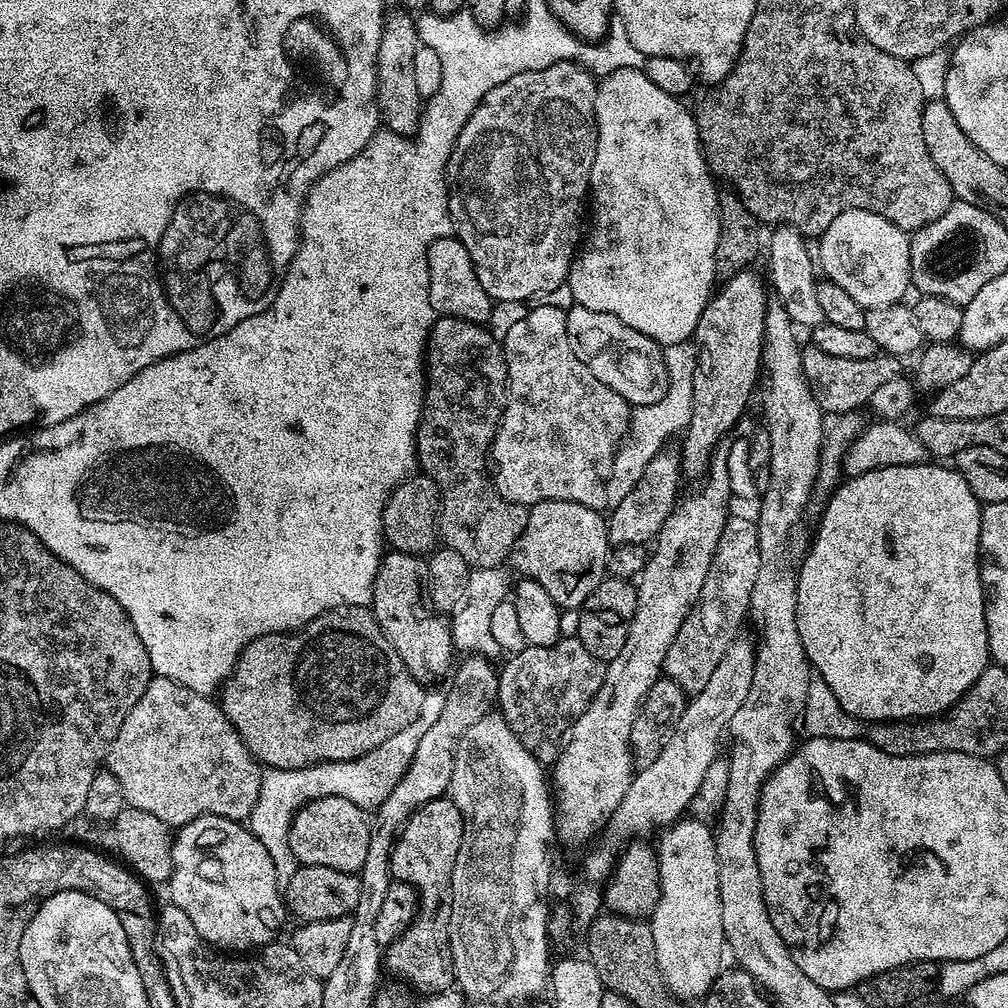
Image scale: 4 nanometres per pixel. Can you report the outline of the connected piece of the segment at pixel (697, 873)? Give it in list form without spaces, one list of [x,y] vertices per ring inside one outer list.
[[[680,818],[663,829],[660,841],[654,844],[658,870],[660,871],[660,900],[652,911],[650,923],[654,934],[654,954],[658,958],[658,970],[677,1000],[703,1001],[712,989],[712,983],[722,971],[720,955],[725,955],[722,930],[722,898],[718,898],[718,854],[713,829],[703,820]]]

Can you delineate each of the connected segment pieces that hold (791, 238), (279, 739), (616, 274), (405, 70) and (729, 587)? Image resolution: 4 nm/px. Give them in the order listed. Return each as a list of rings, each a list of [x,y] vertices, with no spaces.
[[[782,224],[771,229],[772,237],[766,240],[766,256],[768,252],[768,276],[770,288],[776,291],[775,299],[786,310],[786,314],[792,320],[797,329],[811,330],[824,323],[824,315],[818,303],[818,290],[816,289],[818,278],[811,269],[810,257],[807,254],[806,237],[797,228],[792,228],[788,224]]]
[[[347,604],[341,608],[331,608],[318,618],[314,618],[305,624],[303,628],[295,632],[271,632],[265,636],[254,638],[254,642],[247,644],[234,666],[232,675],[219,689],[218,703],[221,710],[230,718],[234,730],[238,730],[240,741],[248,747],[249,752],[260,761],[264,768],[308,768],[312,764],[325,764],[325,762],[342,762],[343,760],[356,760],[365,756],[370,750],[382,746],[386,738],[394,738],[398,730],[406,730],[410,722],[421,719],[424,716],[426,703],[426,688],[420,684],[406,670],[406,662],[398,658],[398,650],[390,646],[386,634],[378,626],[378,622],[372,617],[371,607],[362,604]]]
[[[623,68],[603,77],[596,85],[594,98],[594,114],[596,115],[596,149],[594,162],[588,175],[590,193],[590,216],[592,212],[592,229],[587,229],[586,239],[572,261],[566,283],[572,291],[573,301],[590,310],[601,311],[620,318],[626,326],[648,335],[660,346],[683,344],[693,339],[698,318],[702,318],[702,310],[712,299],[714,285],[717,283],[716,251],[718,250],[718,234],[720,233],[720,198],[718,184],[708,163],[704,161],[704,151],[700,148],[700,139],[696,129],[696,117],[691,111],[683,108],[677,97],[666,94],[666,90],[658,90],[654,82],[644,73],[643,68]]]
[[[389,11],[384,17],[384,29],[376,55],[376,102],[387,131],[412,138],[416,135],[416,125],[419,124],[422,115],[422,99],[414,83],[414,52],[418,45],[418,24],[415,19],[411,20],[408,17],[411,15],[407,11],[397,11]]]
[[[729,515],[726,526],[722,530],[722,538],[718,538],[718,550],[714,550],[714,558],[710,562],[710,574],[706,574],[706,582],[702,582],[698,602],[690,610],[686,622],[682,622],[678,630],[678,638],[674,638],[674,642],[670,642],[670,650],[666,650],[663,675],[667,679],[678,682],[678,686],[682,686],[685,693],[695,694],[702,690],[702,686],[706,686],[718,662],[722,662],[722,654],[726,654],[726,650],[741,635],[740,623],[743,622],[744,616],[746,620],[749,615],[748,603],[750,594],[754,590],[754,582],[758,578],[759,569],[760,550],[755,523],[744,516]]]

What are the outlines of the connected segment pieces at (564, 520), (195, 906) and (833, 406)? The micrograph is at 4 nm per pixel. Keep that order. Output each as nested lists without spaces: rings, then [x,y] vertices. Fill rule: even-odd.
[[[540,500],[538,503],[528,508],[528,521],[522,530],[522,534],[518,538],[518,542],[512,547],[510,564],[520,571],[519,575],[525,580],[533,580],[538,582],[538,586],[542,586],[542,590],[546,590],[546,594],[550,594],[550,598],[554,598],[554,602],[559,604],[561,609],[577,608],[586,602],[586,598],[595,588],[606,579],[606,569],[608,567],[608,554],[610,545],[608,543],[608,526],[605,517],[600,517],[601,513],[597,509],[590,506],[582,506],[578,502],[558,502],[557,500]]]
[[[207,812],[205,816],[194,818],[194,822],[183,824],[172,841],[172,888],[171,903],[186,910],[186,918],[202,939],[207,940],[217,950],[227,950],[232,954],[244,954],[249,950],[259,950],[277,939],[280,927],[286,917],[286,901],[282,895],[282,885],[276,881],[274,862],[266,854],[266,846],[254,838],[251,827],[241,821],[222,818]]]
[[[808,346],[802,352],[802,370],[810,390],[825,414],[843,414],[863,409],[868,399],[882,383],[886,383],[897,371],[897,361],[887,354],[870,358],[834,358],[834,354],[822,354],[822,350]]]

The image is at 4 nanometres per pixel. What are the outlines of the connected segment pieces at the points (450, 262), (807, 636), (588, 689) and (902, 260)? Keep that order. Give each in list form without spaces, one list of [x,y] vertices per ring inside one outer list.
[[[455,235],[439,236],[439,238],[428,247],[428,273],[430,274],[430,306],[440,316],[453,316],[459,320],[469,320],[471,324],[481,326],[487,325],[488,319],[492,316],[494,301],[491,296],[487,296],[482,290],[482,282],[478,282],[478,276],[472,265],[470,254],[466,246],[457,240]]]
[[[925,462],[923,464],[903,464],[902,466],[882,466],[870,470],[861,476],[845,479],[837,487],[836,491],[828,497],[823,505],[824,513],[820,516],[820,525],[816,528],[816,537],[812,540],[812,549],[804,556],[804,561],[799,561],[796,573],[796,621],[798,622],[798,638],[802,642],[802,650],[806,650],[806,658],[812,665],[815,675],[830,686],[834,692],[834,698],[838,698],[840,709],[860,722],[875,722],[877,720],[906,720],[909,722],[919,721],[921,718],[935,718],[948,711],[953,704],[957,704],[964,697],[964,693],[970,690],[978,682],[978,678],[989,667],[988,635],[986,634],[986,610],[984,609],[984,583],[980,577],[980,513],[982,505],[980,499],[970,490],[966,478],[956,472],[955,467],[943,468],[940,462]]]
[[[564,636],[550,646],[525,646],[521,652],[513,652],[507,657],[504,669],[499,669],[496,698],[498,711],[508,725],[516,732],[516,737],[532,752],[539,753],[543,744],[548,744],[565,726],[571,725],[584,713],[586,706],[598,694],[606,667],[605,661],[594,658],[586,646],[576,636]]]
[[[846,210],[818,237],[823,275],[838,282],[865,310],[901,303],[910,292],[909,233],[870,210]]]

